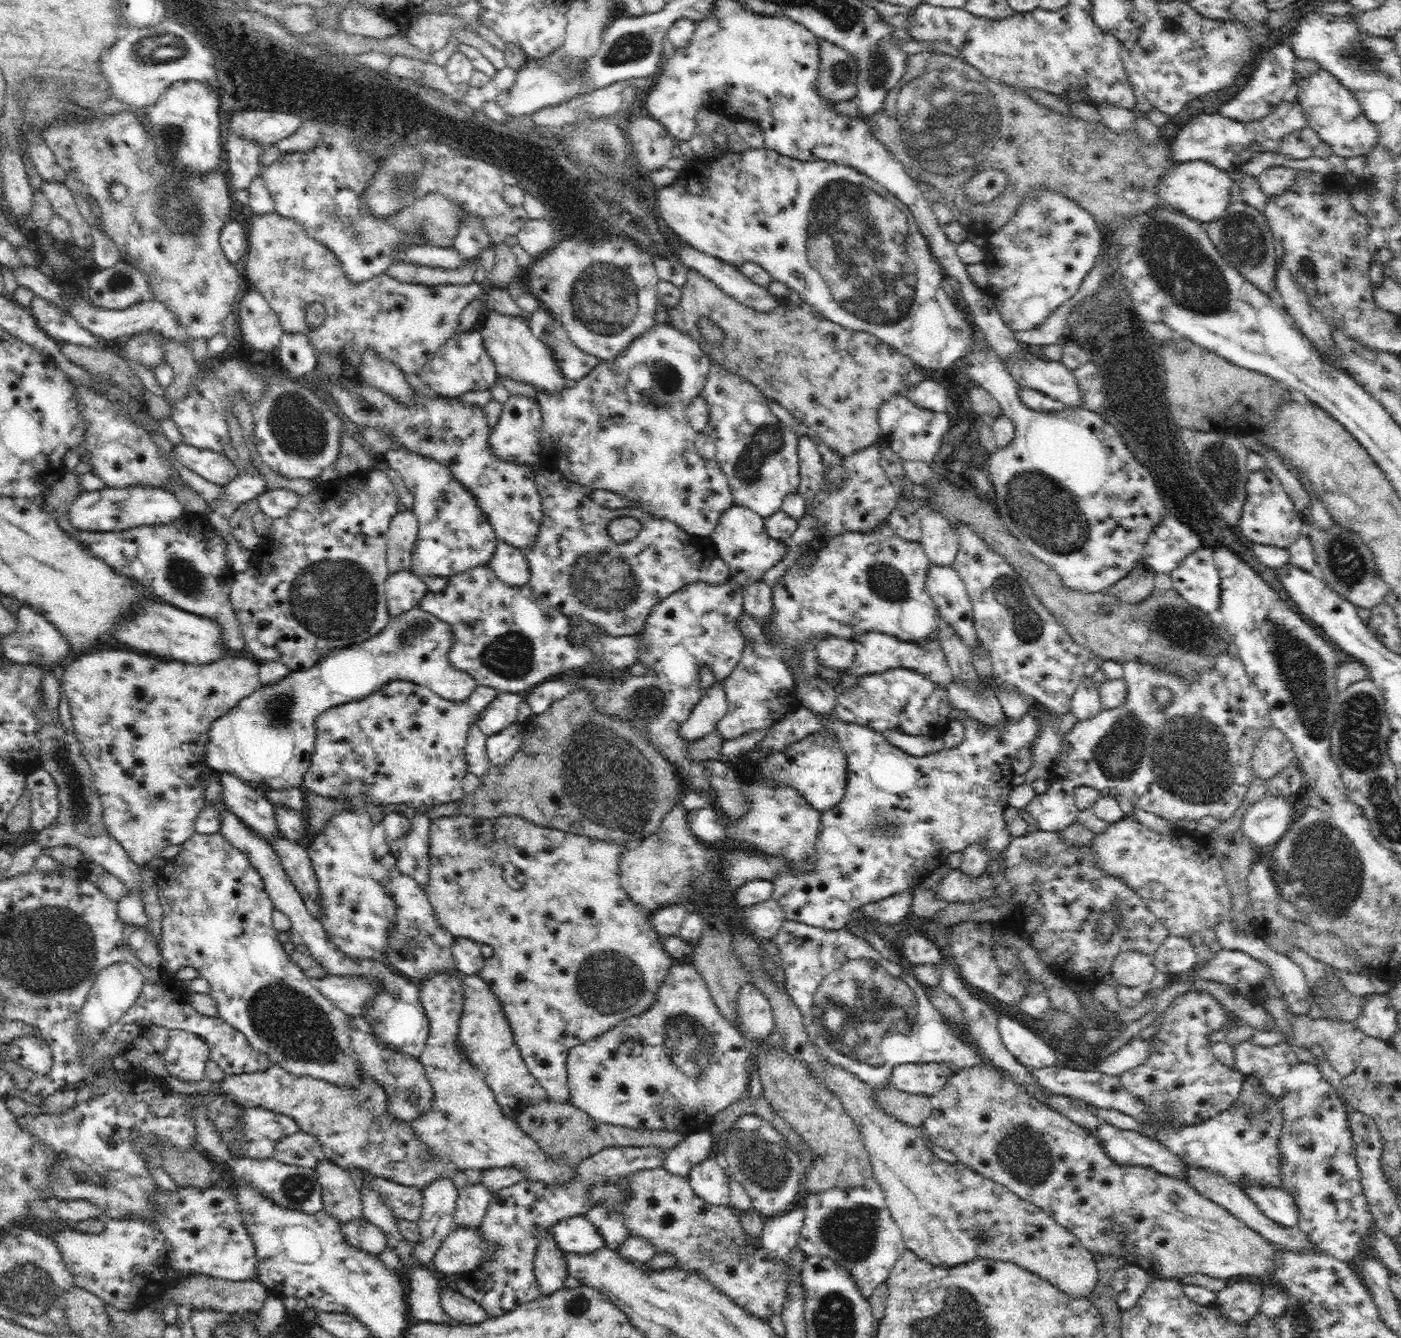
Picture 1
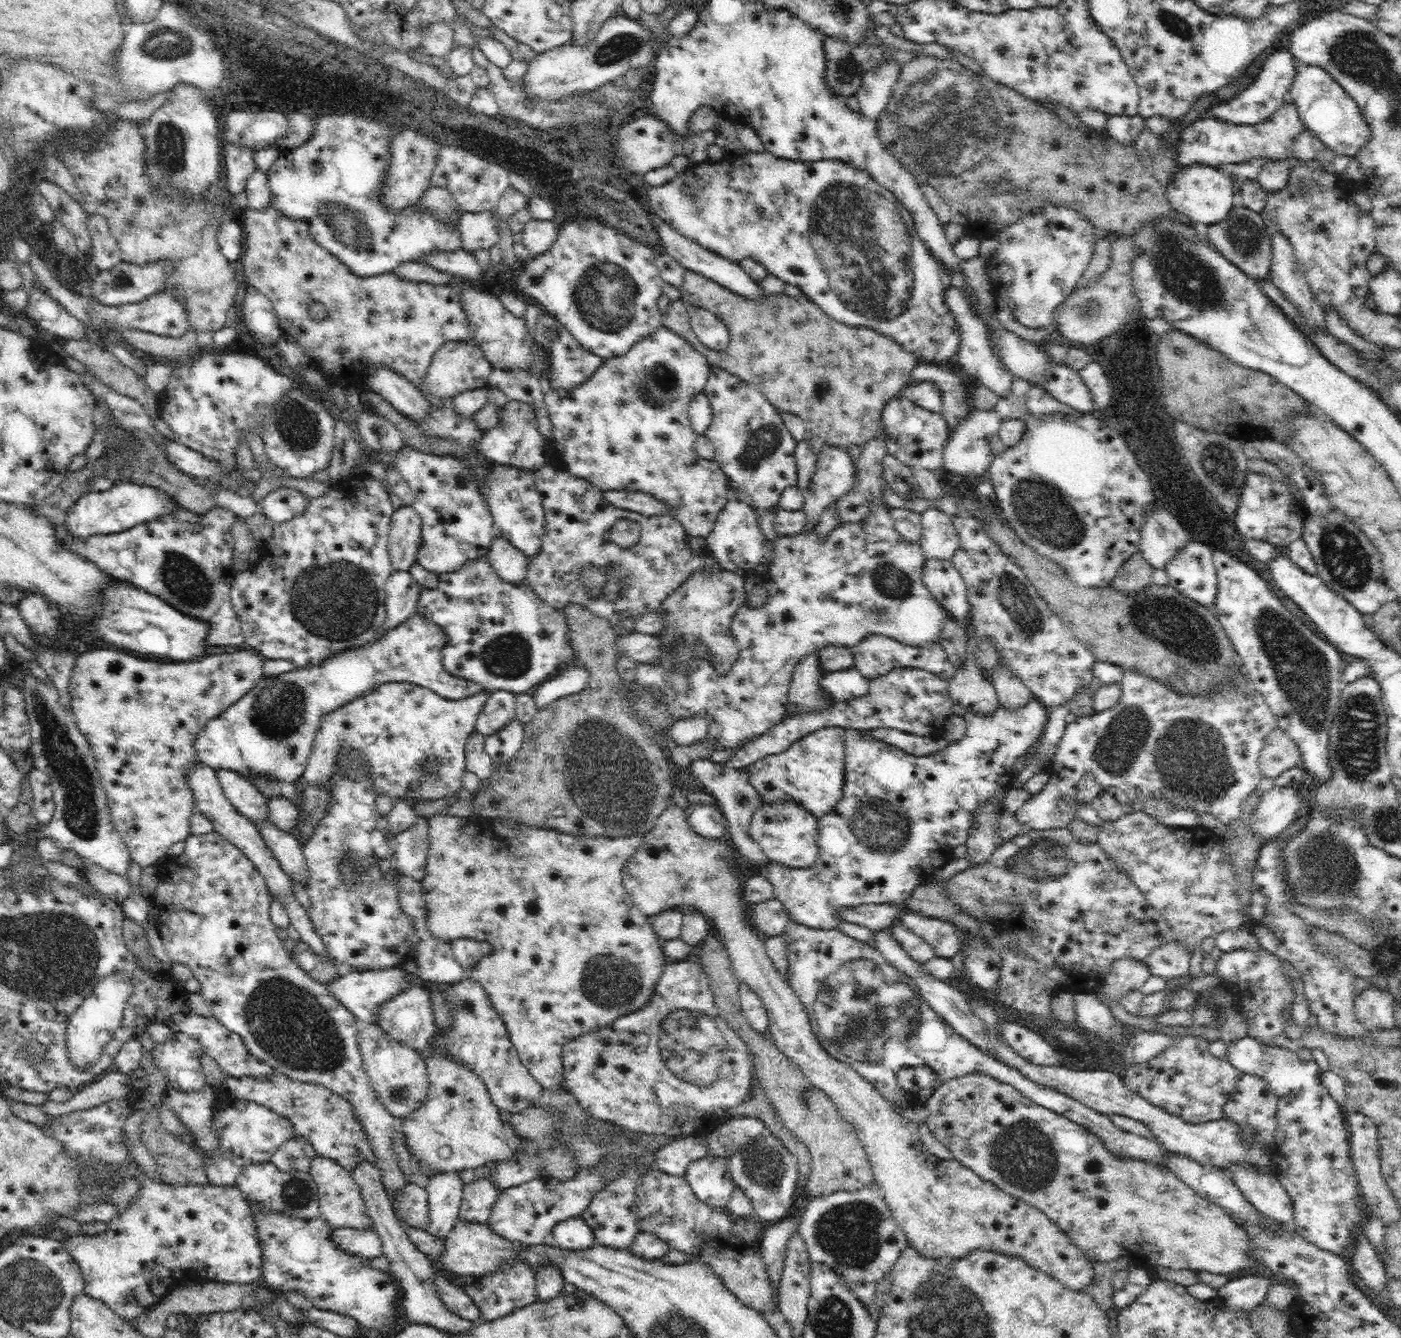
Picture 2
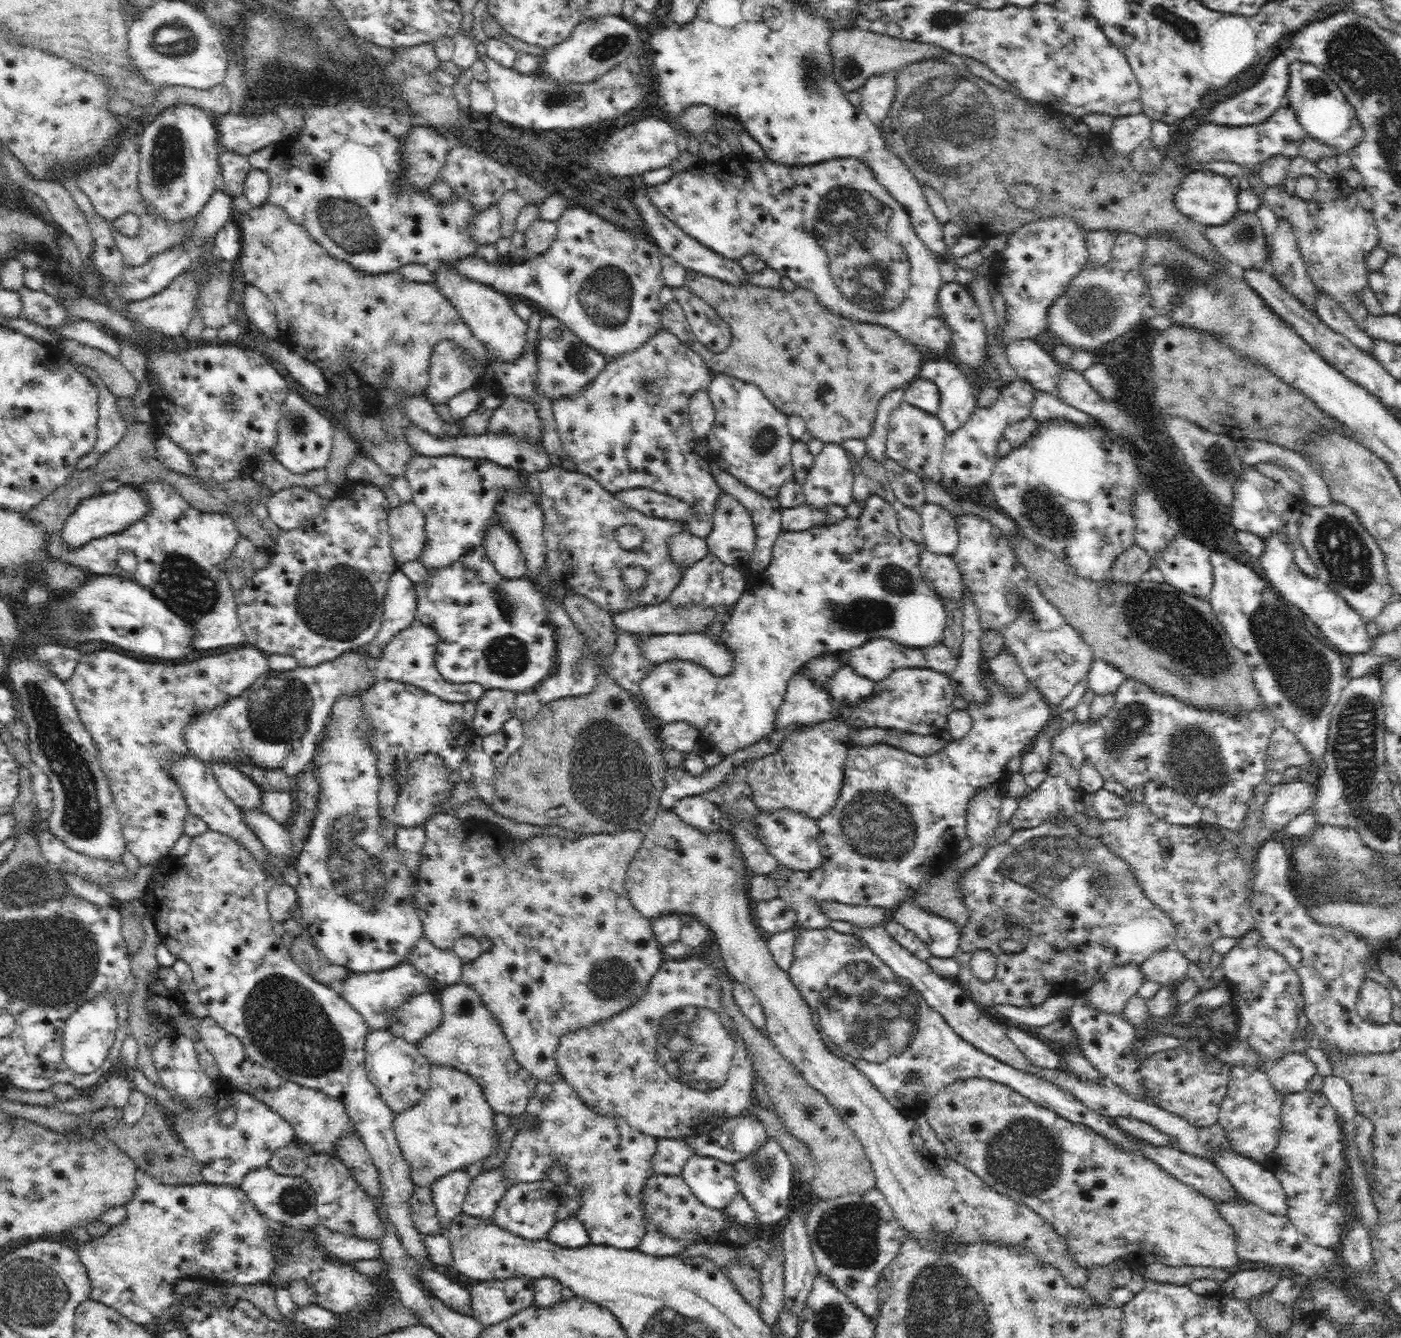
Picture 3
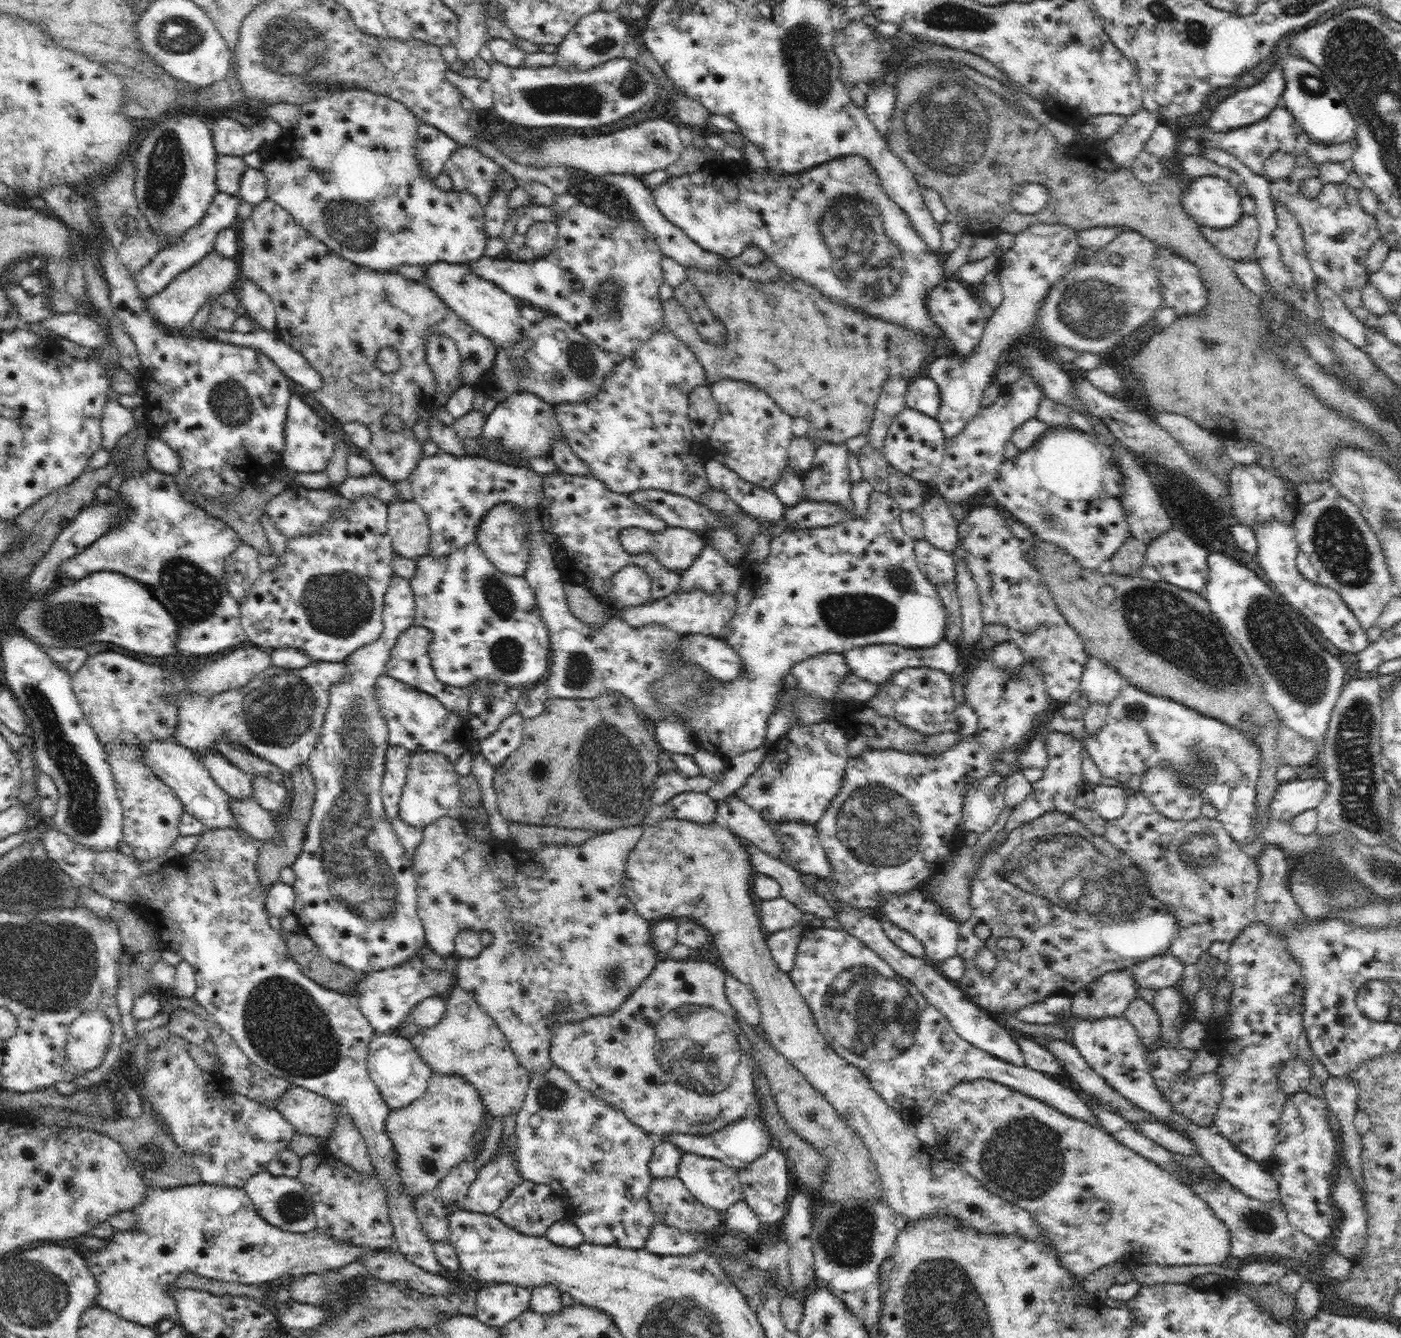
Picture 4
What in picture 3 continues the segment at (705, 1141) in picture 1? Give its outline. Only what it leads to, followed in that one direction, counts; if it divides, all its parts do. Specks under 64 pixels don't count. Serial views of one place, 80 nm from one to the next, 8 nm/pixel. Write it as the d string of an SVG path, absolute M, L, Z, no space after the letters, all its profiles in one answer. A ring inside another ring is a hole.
M659 1138L651 1162L652 1170L654 1173L682 1175L682 1166L692 1155L694 1151L684 1139Z

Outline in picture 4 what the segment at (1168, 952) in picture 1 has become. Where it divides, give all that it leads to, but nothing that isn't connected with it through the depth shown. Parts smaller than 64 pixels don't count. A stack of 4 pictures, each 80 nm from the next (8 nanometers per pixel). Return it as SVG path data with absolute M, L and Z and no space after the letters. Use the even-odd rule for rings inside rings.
M1166 952L1136 963L1128 969L1136 979L1139 991L1140 988L1158 990L1179 984L1183 978L1184 968L1185 964L1180 959Z

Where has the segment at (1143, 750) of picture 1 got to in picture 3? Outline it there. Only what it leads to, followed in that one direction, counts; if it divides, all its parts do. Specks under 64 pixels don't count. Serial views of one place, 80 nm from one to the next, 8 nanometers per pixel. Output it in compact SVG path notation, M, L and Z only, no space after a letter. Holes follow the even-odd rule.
M1128 677L1115 692L1114 704L1106 716L1092 721L1080 723L1076 721L1067 725L1051 741L1051 760L1046 770L1044 780L1034 790L1029 790L1020 800L1018 809L1010 818L1009 823L1014 830L1040 826L1046 820L1069 820L1076 813L1075 800L1083 794L1079 785L1082 764L1090 760L1097 768L1098 774L1104 781L1122 783L1128 791L1134 788L1144 788L1150 781L1163 784L1168 788L1184 795L1204 808L1216 812L1222 828L1237 831L1243 827L1250 798L1253 798L1255 787L1267 775L1266 752L1272 732L1279 722L1272 716L1270 709L1252 709L1250 714L1242 713L1234 717L1230 713L1216 711L1216 709L1200 709L1194 705L1187 705L1174 696L1158 693L1146 683L1134 677Z

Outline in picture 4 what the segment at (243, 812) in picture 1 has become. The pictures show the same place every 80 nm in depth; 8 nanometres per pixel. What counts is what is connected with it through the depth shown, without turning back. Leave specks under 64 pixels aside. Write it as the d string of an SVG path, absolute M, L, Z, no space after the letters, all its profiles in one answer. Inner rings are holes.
M209 753L201 759L214 782L232 799L252 799L254 776L232 765L221 753Z

